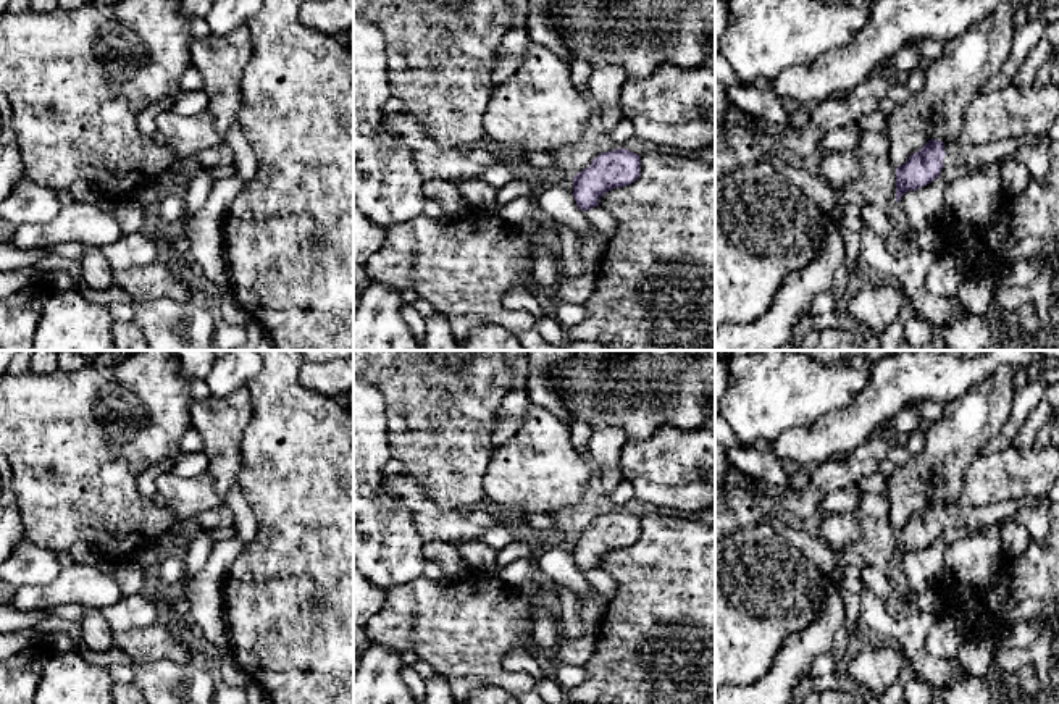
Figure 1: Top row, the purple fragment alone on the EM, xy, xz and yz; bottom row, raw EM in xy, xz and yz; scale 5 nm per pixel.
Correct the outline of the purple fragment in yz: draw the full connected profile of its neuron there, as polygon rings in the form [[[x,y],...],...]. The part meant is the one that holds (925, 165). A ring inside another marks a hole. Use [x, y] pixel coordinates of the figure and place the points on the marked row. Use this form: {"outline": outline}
{"outline": [[[1019,137],[999,139],[985,144],[961,145],[954,140],[931,139],[909,160],[896,168],[896,202],[909,191],[917,191],[935,181],[944,166],[972,166],[998,163],[1012,157],[1020,147]]]}

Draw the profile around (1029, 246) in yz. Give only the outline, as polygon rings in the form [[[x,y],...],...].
[[[1027,237],[1017,244],[1011,252],[1004,254],[1004,262],[1012,263],[1015,260],[1025,260],[1030,254],[1038,252],[1043,247],[1043,242],[1036,237]]]

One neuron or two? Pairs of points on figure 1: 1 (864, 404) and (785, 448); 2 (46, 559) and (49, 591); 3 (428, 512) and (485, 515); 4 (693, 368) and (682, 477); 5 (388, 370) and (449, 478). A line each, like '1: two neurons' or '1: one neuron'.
1: one neuron
2: two neurons
3: one neuron
4: two neurons
5: one neuron

